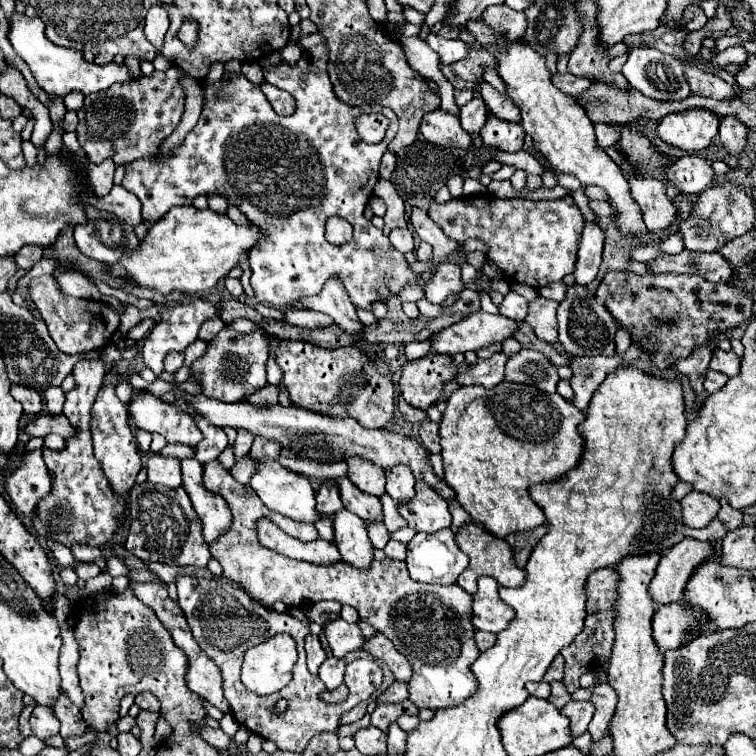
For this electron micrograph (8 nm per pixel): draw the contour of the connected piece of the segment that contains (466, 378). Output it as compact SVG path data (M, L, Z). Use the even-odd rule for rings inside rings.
M494 353L490 359L478 359L474 365L468 367L468 371L460 373L456 381L460 385L482 385L486 389L492 389L500 381L504 381L506 361L508 355L504 353Z

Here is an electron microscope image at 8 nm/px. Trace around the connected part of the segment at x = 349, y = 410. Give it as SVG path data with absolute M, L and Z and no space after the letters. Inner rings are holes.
M280 341L274 351L276 363L284 373L284 385L290 393L290 401L306 411L332 417L352 417L360 425L370 429L382 429L394 417L394 383L390 367L364 353L358 347L322 349L308 341Z

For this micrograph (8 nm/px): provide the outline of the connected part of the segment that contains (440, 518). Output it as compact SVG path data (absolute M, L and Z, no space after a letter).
M416 481L414 489L416 495L408 503L398 505L398 513L406 519L408 527L424 533L436 533L444 527L450 527L448 503L424 481Z

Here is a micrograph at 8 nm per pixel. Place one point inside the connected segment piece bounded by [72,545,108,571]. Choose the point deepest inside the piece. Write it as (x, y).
(84, 553)

